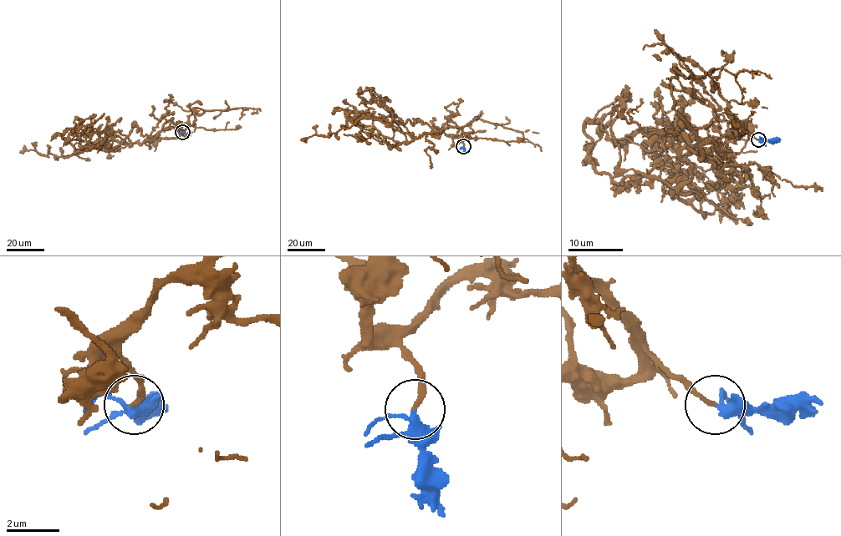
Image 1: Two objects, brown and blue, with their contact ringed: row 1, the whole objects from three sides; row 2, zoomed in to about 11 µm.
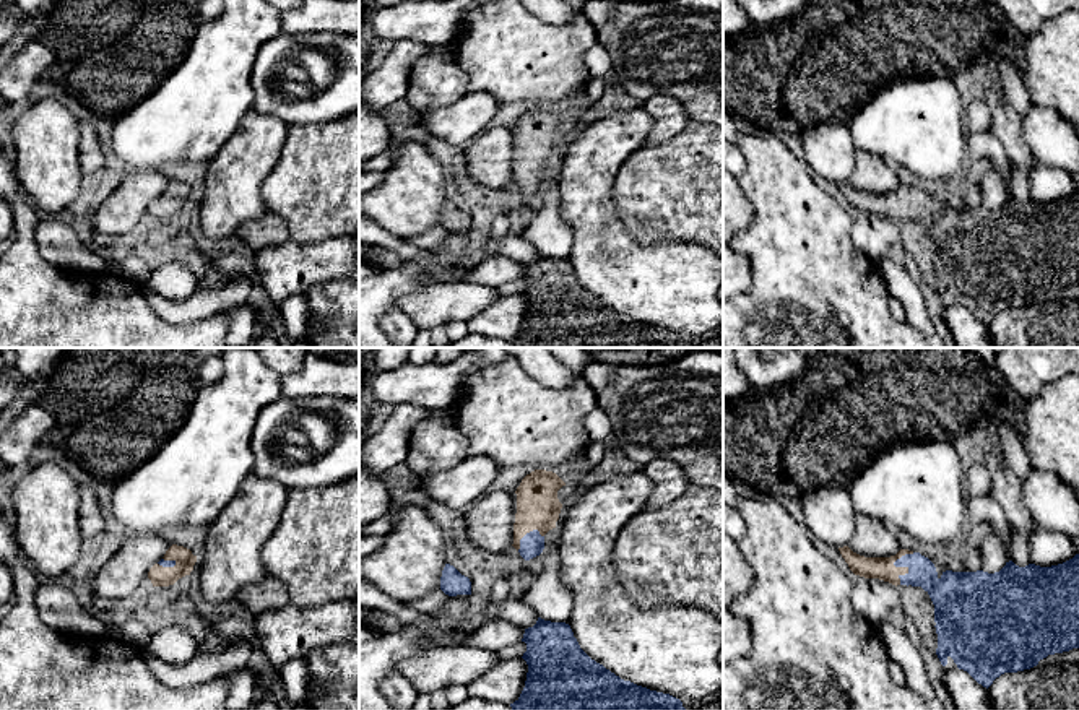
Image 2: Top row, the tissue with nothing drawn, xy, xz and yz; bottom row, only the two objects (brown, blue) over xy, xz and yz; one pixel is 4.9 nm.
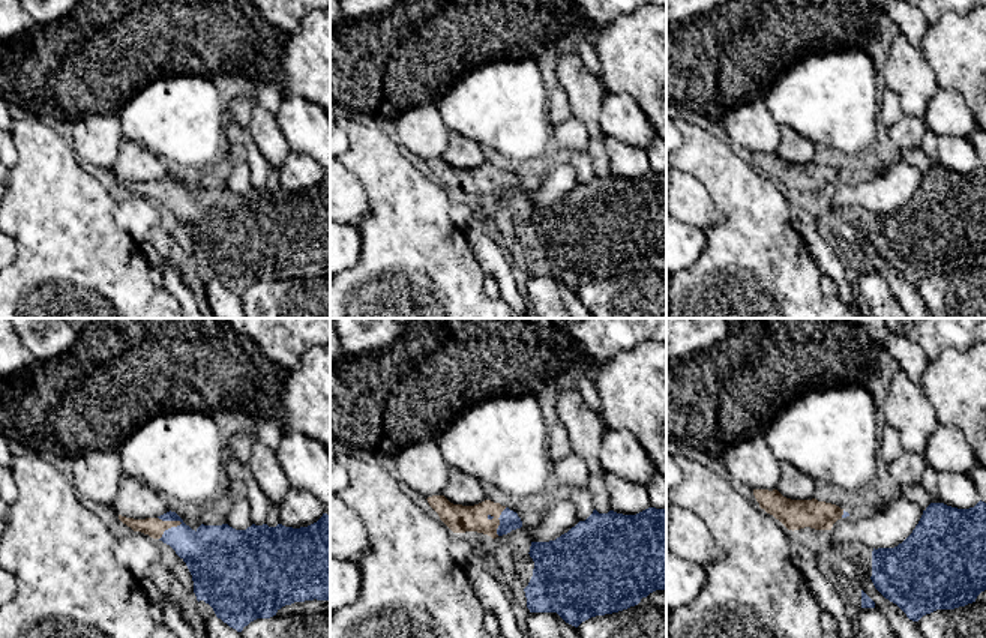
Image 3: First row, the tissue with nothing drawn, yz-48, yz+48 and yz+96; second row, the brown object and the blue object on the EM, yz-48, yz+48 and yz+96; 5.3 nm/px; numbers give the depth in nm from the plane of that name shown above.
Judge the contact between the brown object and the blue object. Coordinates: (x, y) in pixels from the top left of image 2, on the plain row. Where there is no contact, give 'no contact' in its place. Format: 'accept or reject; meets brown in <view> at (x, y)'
accept; meets brown in yz at (899, 203)

